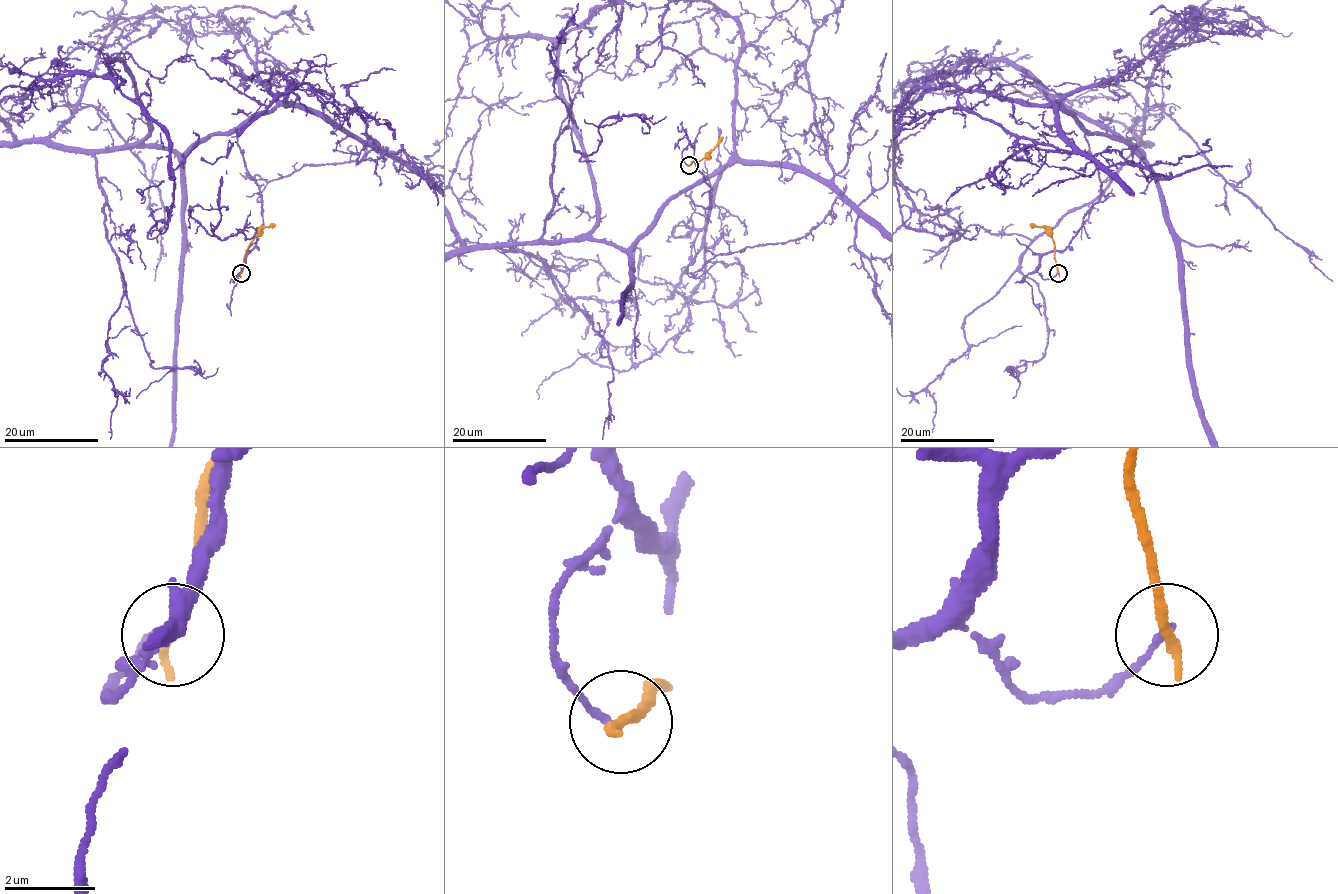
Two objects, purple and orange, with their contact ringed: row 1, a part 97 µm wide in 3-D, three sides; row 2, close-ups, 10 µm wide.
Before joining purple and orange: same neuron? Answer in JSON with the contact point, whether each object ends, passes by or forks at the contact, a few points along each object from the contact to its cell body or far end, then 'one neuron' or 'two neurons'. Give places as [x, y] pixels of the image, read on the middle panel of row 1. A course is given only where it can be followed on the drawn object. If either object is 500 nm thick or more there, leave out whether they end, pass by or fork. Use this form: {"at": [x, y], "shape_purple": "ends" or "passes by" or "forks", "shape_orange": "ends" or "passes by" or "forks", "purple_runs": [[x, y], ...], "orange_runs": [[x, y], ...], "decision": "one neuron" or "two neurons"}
{"at": [689, 165], "shape_purple": "ends", "shape_orange": "ends", "purple_runs": [[688, 165], [688, 145], [709, 207], [678, 193], [634, 245], [623, 292], [615, 353]], "orange_runs": [[689, 165], [710, 152], [723, 136]], "decision": "two neurons"}

